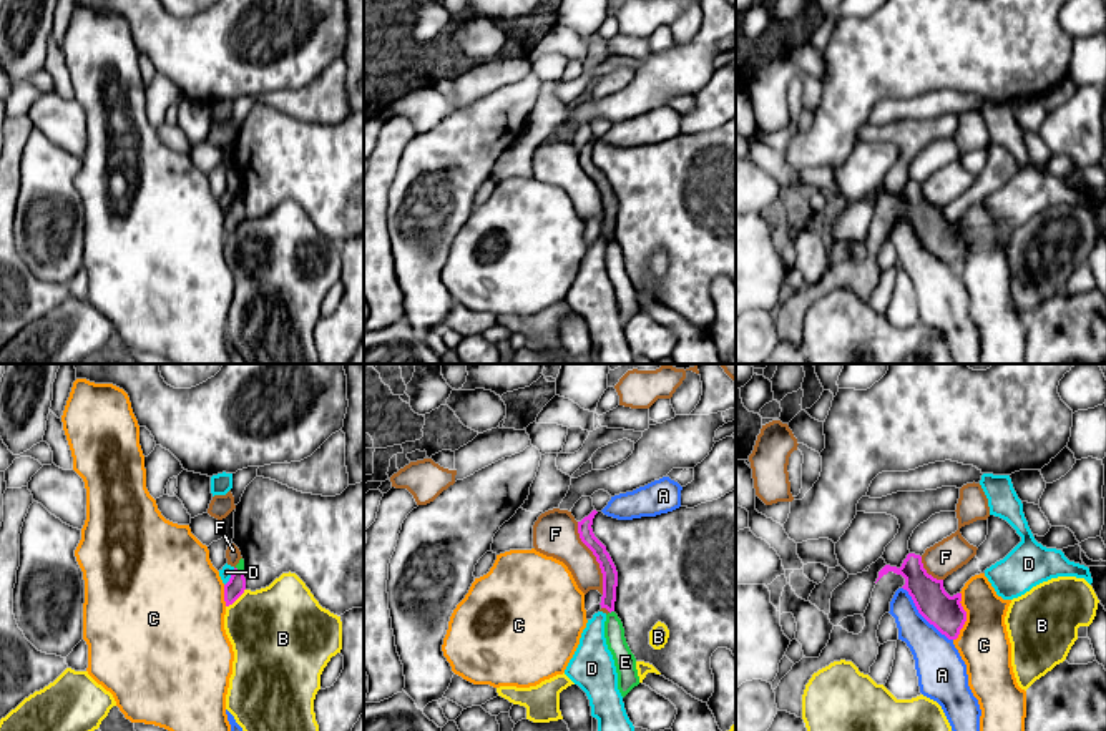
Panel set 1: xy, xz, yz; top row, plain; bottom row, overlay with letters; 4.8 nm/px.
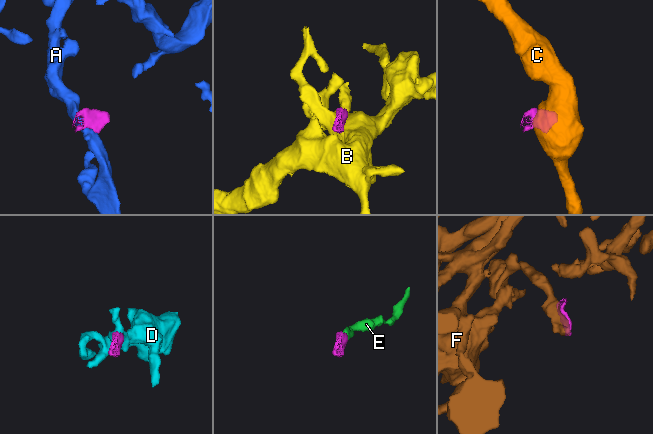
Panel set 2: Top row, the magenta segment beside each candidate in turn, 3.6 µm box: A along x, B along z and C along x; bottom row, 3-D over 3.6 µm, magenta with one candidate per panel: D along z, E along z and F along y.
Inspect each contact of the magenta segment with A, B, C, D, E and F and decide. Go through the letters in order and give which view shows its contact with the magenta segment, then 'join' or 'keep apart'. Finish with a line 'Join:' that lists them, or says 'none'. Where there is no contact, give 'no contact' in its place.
A: yz | keep apart
B: xy | keep apart
C: yz | keep apart
D: xy | keep apart
E: xz | keep apart
F: xz | keep apart
Join: none

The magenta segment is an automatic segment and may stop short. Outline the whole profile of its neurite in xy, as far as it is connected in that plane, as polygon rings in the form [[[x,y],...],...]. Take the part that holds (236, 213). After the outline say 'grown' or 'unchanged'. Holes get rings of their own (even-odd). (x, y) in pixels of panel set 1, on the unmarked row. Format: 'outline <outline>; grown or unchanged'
outline [[[234,196],[229,209],[224,213],[226,234],[232,233],[246,218],[244,201]]]; unchanged

